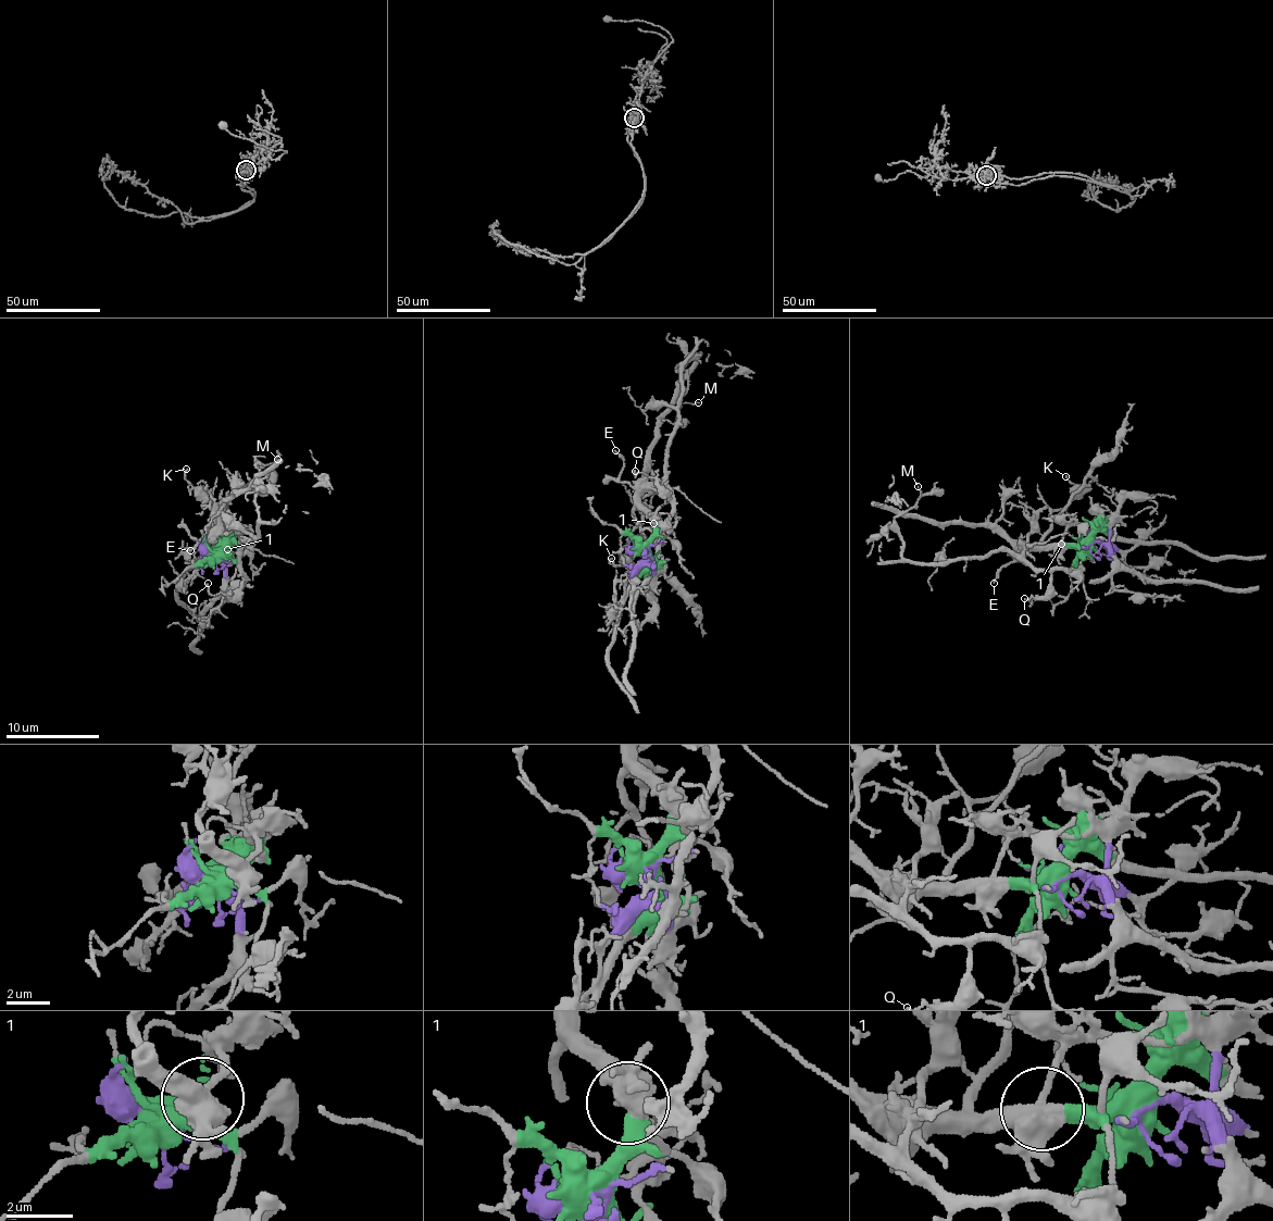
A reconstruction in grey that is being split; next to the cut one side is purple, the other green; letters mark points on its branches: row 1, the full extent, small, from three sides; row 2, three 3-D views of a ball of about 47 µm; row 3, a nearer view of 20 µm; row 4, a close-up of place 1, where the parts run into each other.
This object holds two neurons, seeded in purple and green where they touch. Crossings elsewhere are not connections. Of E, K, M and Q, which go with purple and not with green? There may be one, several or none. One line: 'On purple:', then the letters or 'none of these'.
On purple: M, Q

